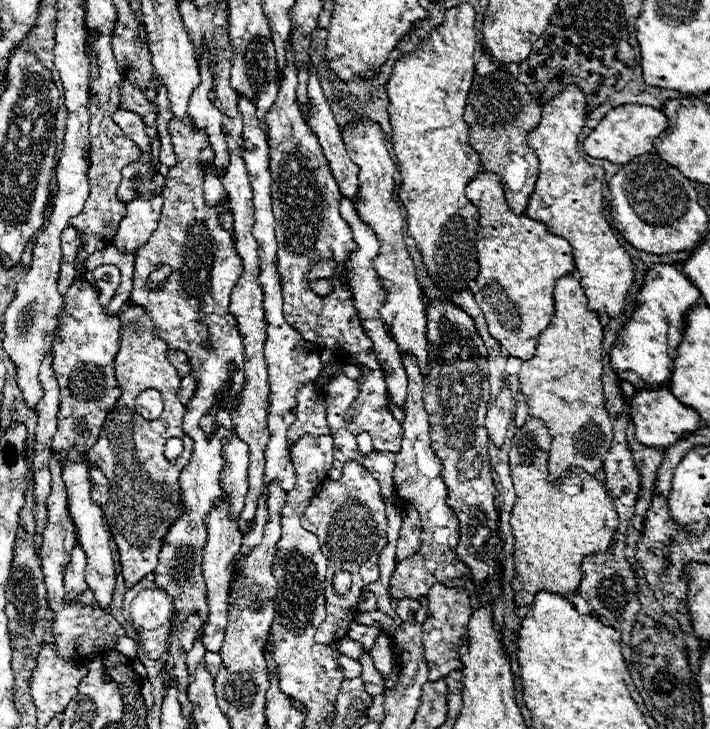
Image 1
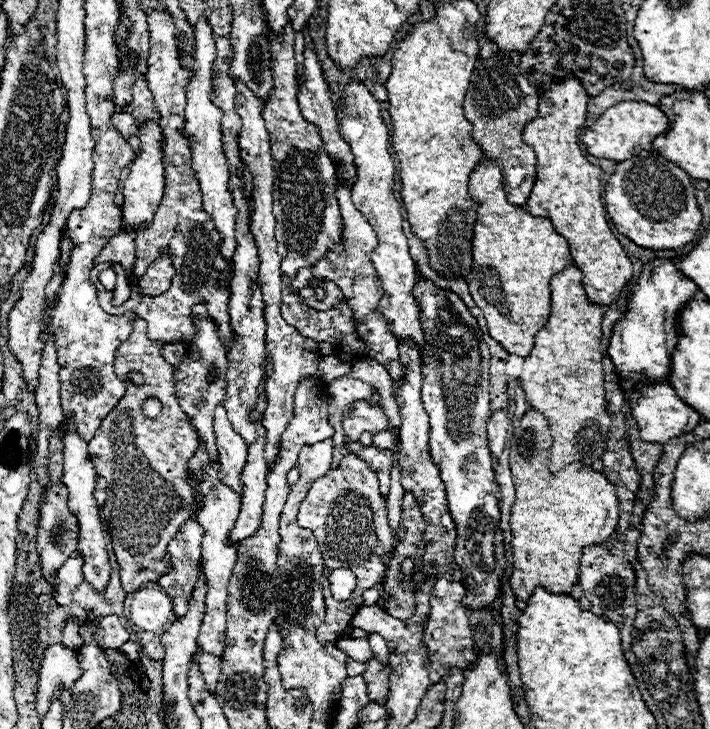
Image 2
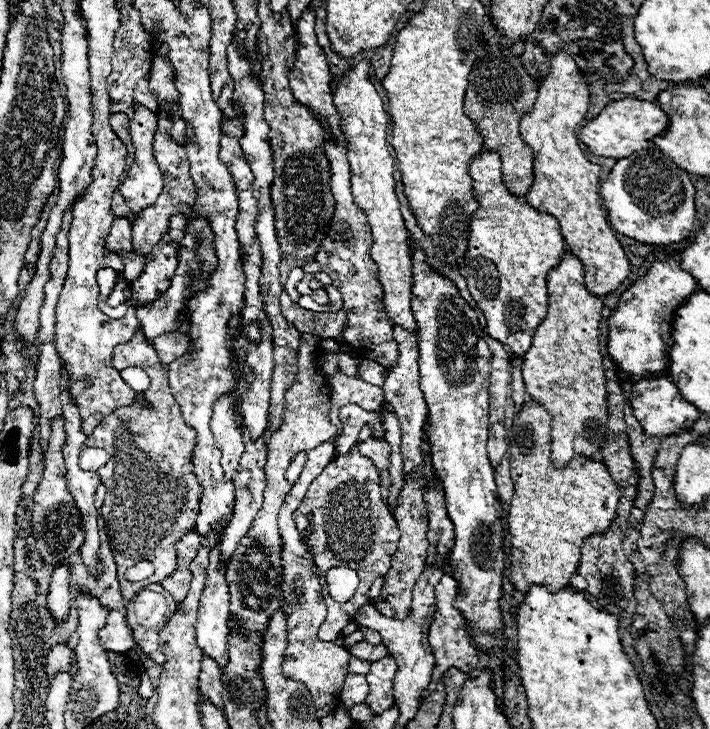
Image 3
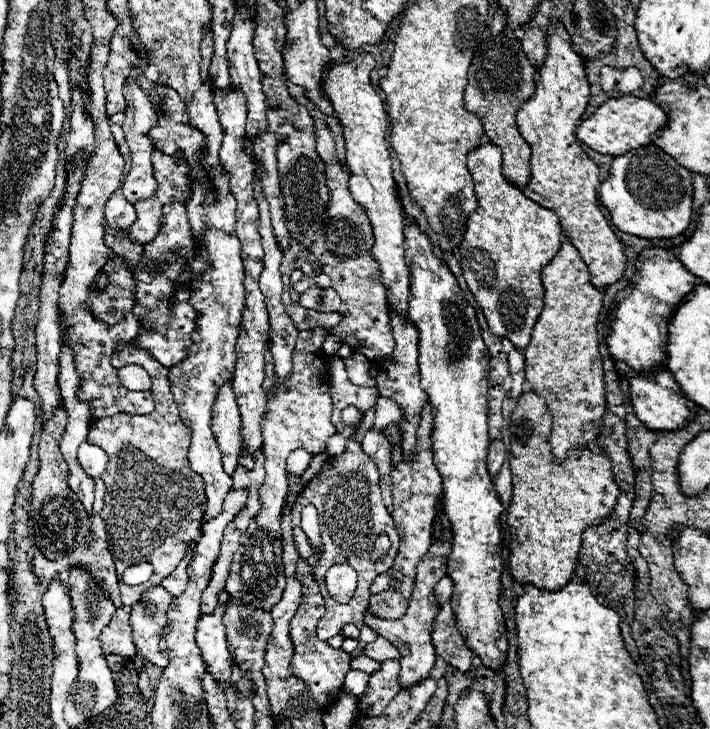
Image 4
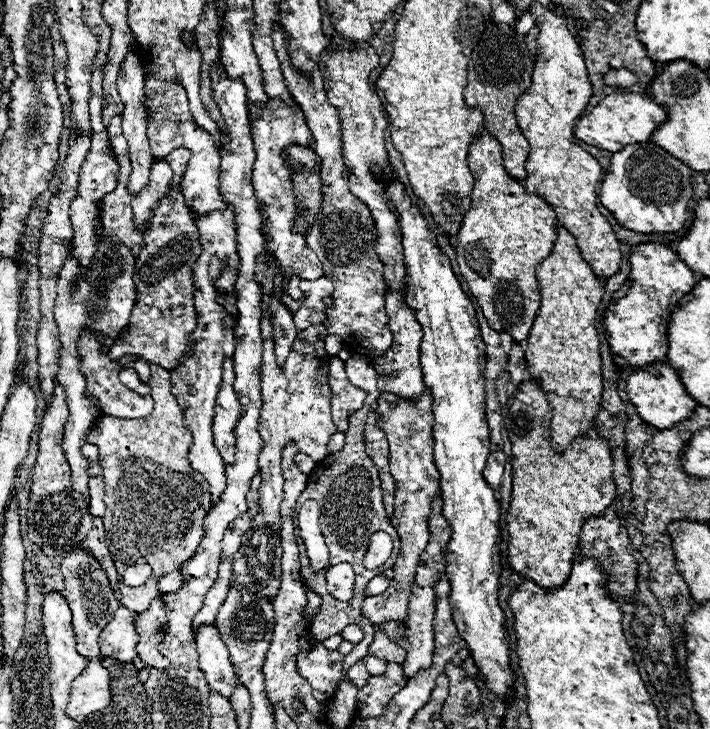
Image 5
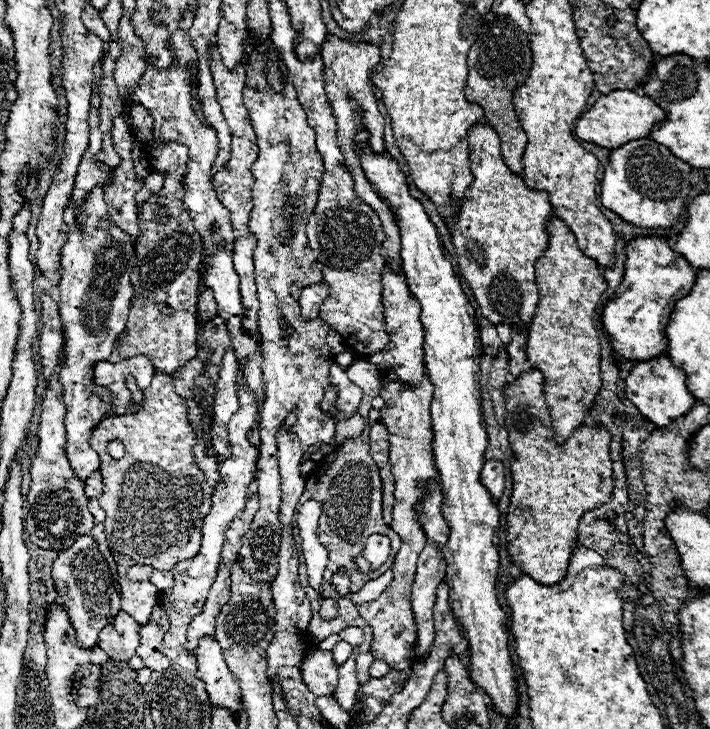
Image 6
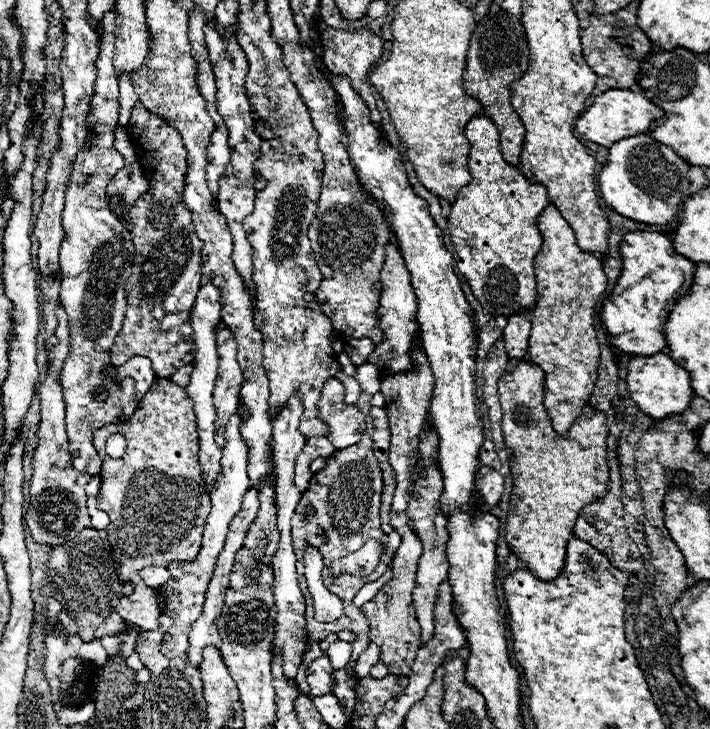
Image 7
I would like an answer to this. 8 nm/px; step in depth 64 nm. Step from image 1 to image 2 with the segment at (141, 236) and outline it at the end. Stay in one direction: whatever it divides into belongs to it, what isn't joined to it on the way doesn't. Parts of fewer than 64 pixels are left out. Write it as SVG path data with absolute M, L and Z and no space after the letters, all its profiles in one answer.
M152 120L144 122L138 126L138 138L140 138L140 152L136 156L136 160L130 166L130 176L124 180L124 222L128 226L132 226L132 230L138 230L140 222L148 222L148 218L152 218L156 206L160 204L160 198L164 194L164 168L162 168L162 160L160 160L160 126Z

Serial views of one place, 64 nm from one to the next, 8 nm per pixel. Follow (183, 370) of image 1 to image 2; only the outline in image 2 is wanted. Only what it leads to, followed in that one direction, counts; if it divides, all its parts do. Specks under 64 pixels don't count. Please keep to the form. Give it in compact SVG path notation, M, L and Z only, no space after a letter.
M162 342L160 354L168 364L176 364L176 362L180 362L180 358L184 358L186 344L184 342Z

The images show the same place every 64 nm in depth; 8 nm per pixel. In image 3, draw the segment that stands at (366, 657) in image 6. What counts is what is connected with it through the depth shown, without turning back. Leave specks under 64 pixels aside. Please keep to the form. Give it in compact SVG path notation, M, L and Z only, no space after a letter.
M348 674L346 682L342 686L342 694L340 694L344 706L352 708L354 704L362 704L366 694L368 694L366 676L364 674Z

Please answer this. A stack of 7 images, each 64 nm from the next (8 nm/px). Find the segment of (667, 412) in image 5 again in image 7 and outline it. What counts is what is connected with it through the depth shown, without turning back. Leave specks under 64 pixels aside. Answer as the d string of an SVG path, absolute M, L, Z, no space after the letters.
M658 352L652 356L634 356L628 362L628 374L626 384L630 390L630 398L654 420L664 418L664 414L680 414L684 406L692 400L692 386L690 386L690 374L678 366L668 352Z

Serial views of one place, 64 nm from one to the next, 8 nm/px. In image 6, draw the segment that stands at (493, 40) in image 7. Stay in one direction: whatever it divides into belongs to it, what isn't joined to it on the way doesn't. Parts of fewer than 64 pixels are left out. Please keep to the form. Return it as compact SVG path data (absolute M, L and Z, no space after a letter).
M494 14L492 18L484 20L472 50L468 52L468 78L464 86L464 94L468 102L476 102L482 106L486 114L486 122L498 132L502 140L502 158L510 170L516 174L522 172L522 154L528 144L526 134L518 122L514 112L512 96L518 84L526 82L532 66L532 50L528 42L528 34L522 32L510 18Z

